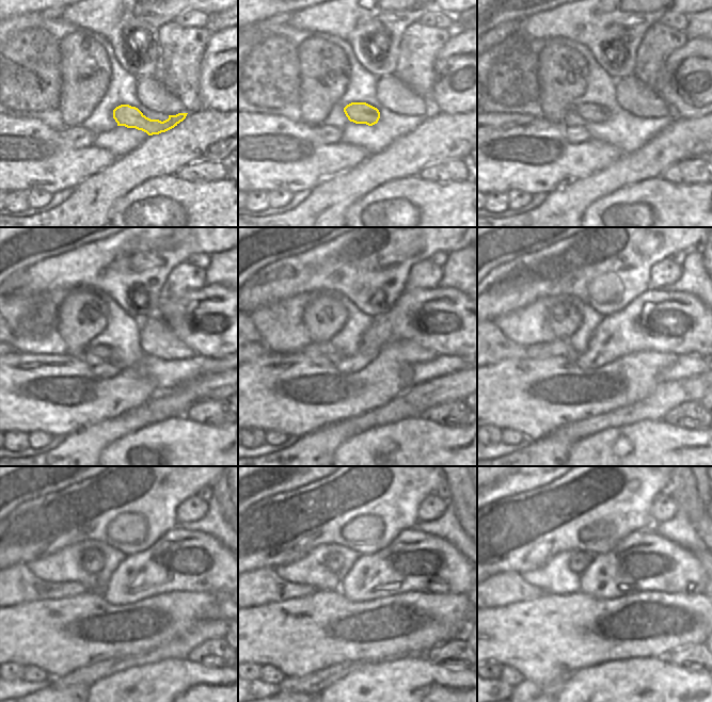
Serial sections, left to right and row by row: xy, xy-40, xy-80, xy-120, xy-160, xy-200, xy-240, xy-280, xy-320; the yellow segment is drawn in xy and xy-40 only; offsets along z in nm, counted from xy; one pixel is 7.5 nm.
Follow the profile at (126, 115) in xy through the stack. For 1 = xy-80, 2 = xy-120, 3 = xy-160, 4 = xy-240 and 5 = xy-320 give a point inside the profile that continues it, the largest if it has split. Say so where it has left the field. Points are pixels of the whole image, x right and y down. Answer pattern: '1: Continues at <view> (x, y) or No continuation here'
1: Continues at xy-80 (595, 113)
2: Continues at xy-120 (103, 351)
3: Continues at xy-160 (322, 348)
4: Continues at xy-240 (20, 586)
5: Continues at xy-320 (506, 588)

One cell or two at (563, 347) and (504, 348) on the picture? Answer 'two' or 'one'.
one

